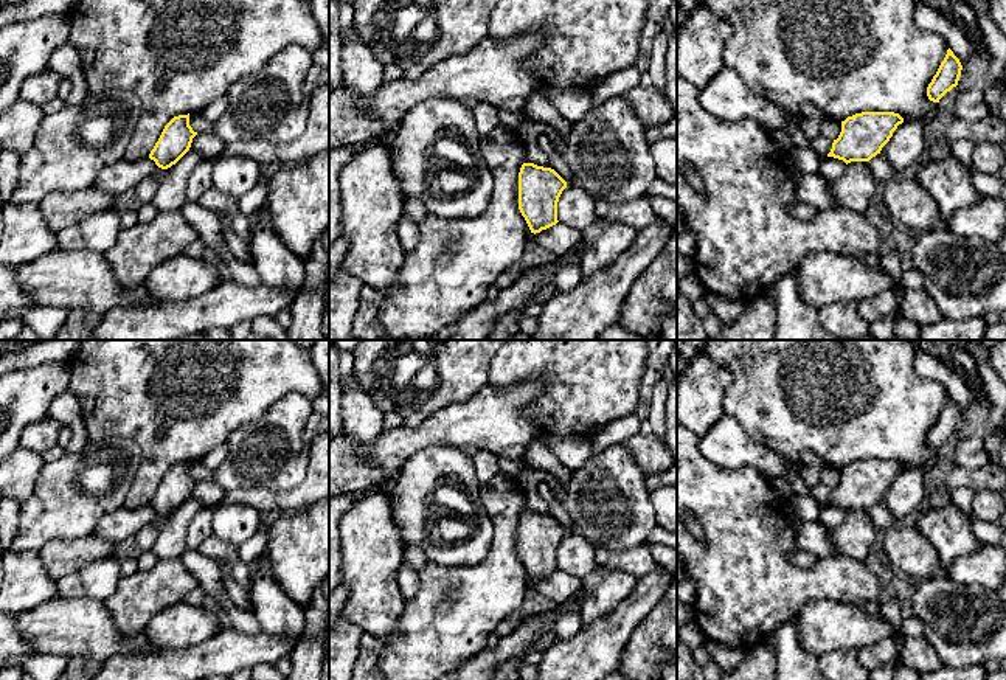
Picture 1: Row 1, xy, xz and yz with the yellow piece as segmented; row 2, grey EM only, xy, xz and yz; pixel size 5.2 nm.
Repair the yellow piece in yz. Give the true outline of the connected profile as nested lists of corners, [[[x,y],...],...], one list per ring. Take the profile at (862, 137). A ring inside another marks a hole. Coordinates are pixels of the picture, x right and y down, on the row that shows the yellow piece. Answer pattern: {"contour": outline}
{"contour": [[[862,112],[841,121],[841,132],[827,157],[851,161],[869,161],[880,154],[904,118],[894,112]]]}

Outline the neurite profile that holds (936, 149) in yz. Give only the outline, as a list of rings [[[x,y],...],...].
[[[945,137],[941,140],[928,141],[925,158],[942,160],[952,155],[952,141]]]

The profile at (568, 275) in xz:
[[[573,247],[556,261],[559,265],[554,279],[556,293],[568,292],[582,281],[581,259],[576,256],[578,247]]]

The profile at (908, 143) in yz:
[[[904,121],[893,132],[880,154],[888,158],[896,172],[925,157],[928,140],[927,129],[921,121]]]

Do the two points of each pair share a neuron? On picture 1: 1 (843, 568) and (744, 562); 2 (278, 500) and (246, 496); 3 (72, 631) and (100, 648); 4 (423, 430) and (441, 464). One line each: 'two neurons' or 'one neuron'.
1: one neuron
2: one neuron
3: one neuron
4: two neurons

